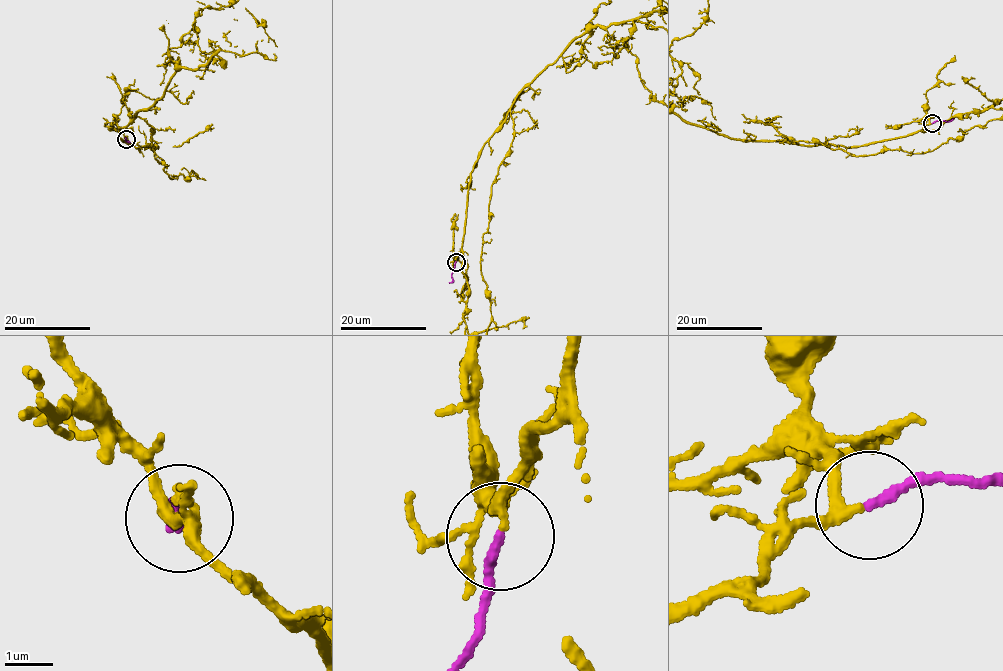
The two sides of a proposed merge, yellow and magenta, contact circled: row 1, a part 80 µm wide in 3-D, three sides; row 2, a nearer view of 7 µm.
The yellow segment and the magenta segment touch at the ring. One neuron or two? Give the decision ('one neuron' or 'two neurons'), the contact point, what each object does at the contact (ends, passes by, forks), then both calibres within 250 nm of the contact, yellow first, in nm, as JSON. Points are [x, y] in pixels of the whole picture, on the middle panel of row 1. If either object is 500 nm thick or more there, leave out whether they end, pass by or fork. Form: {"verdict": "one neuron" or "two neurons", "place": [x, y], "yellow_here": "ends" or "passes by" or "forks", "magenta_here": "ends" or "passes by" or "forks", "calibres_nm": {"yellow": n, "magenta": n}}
{"verdict": "one neuron", "place": [456, 262], "yellow_here": "passes by", "magenta_here": "ends", "calibres_nm": {"yellow": 220, "magenta": 200}}

